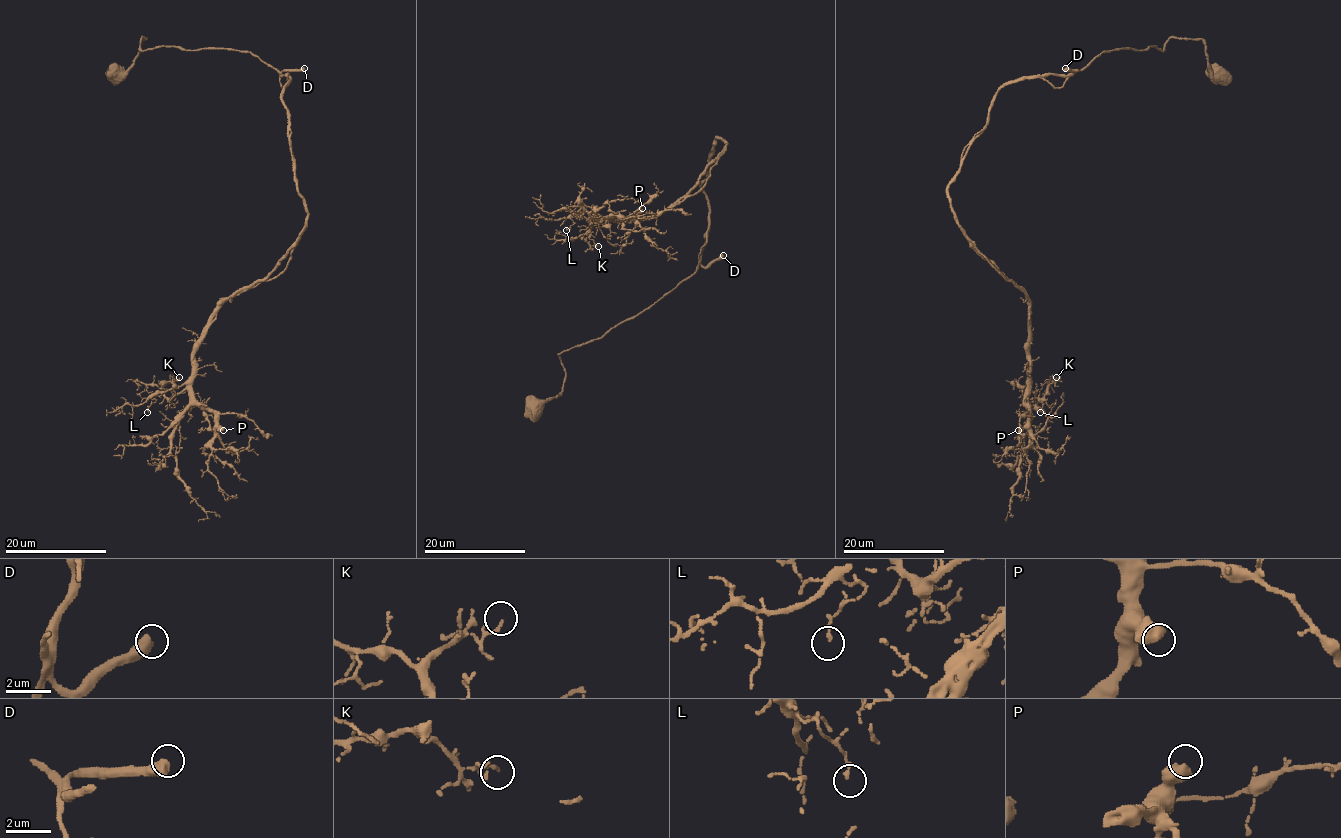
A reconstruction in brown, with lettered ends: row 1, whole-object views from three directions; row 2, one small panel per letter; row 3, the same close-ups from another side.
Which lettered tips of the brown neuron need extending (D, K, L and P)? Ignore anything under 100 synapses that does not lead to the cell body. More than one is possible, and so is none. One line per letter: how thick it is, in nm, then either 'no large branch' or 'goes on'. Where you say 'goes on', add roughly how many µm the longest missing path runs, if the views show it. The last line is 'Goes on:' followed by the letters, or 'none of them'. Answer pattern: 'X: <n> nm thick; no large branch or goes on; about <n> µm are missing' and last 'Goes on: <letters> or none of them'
D: 550 nm thick; goes on; about 130 µm are missing
K: 90 nm thick; no large branch
L: 140 nm thick; no large branch
P: 600 nm thick; no large branch
Goes on: D

